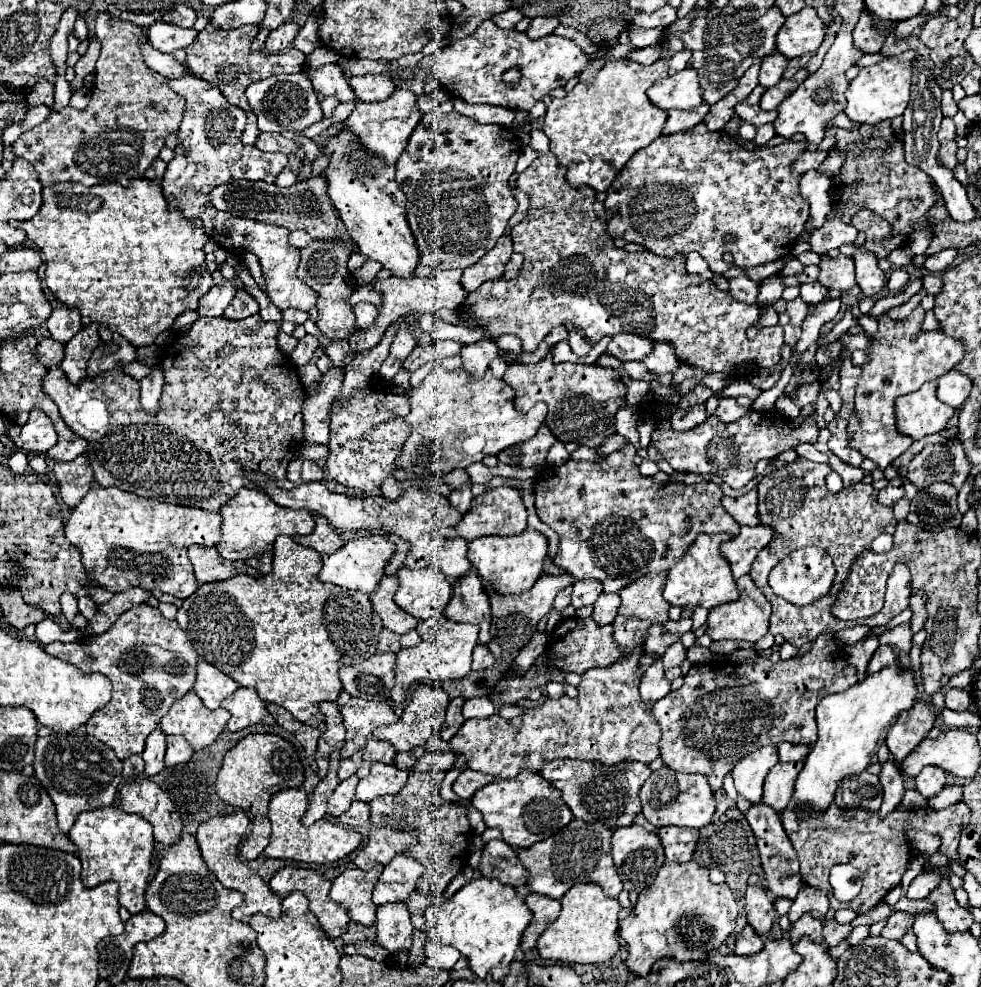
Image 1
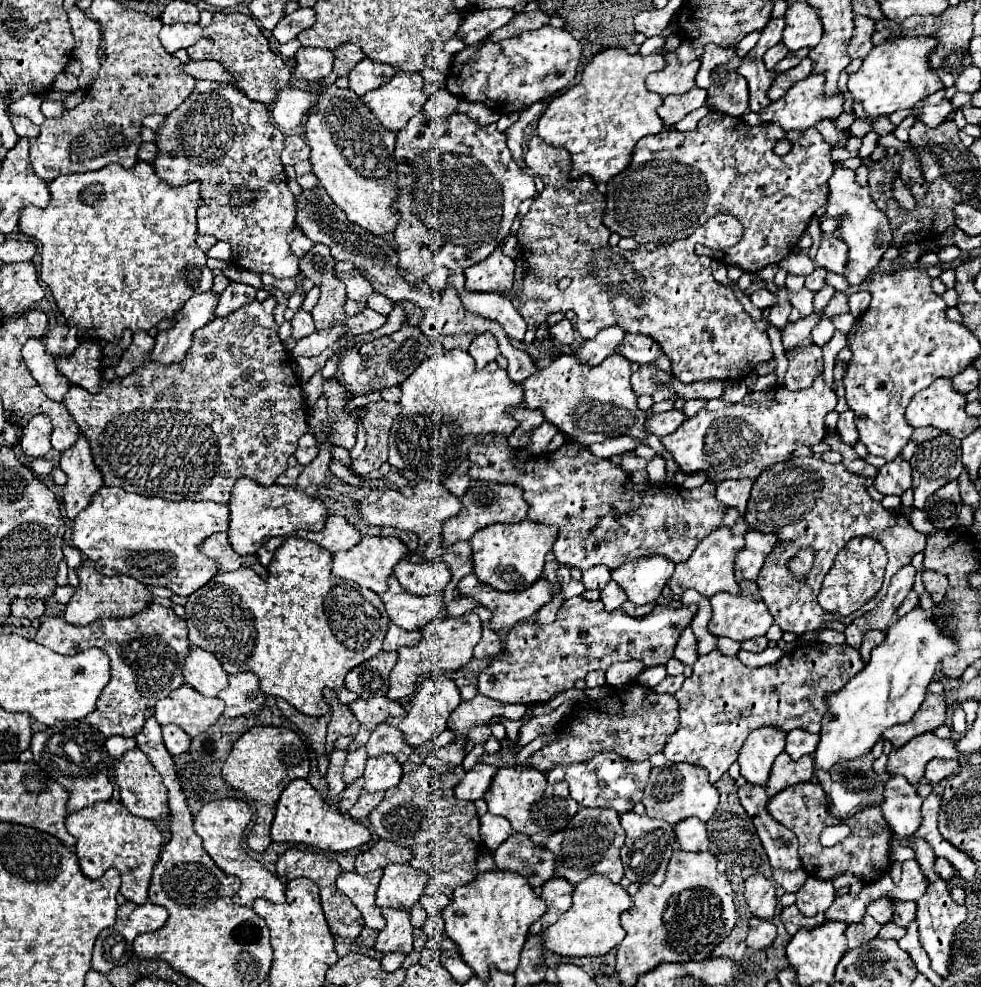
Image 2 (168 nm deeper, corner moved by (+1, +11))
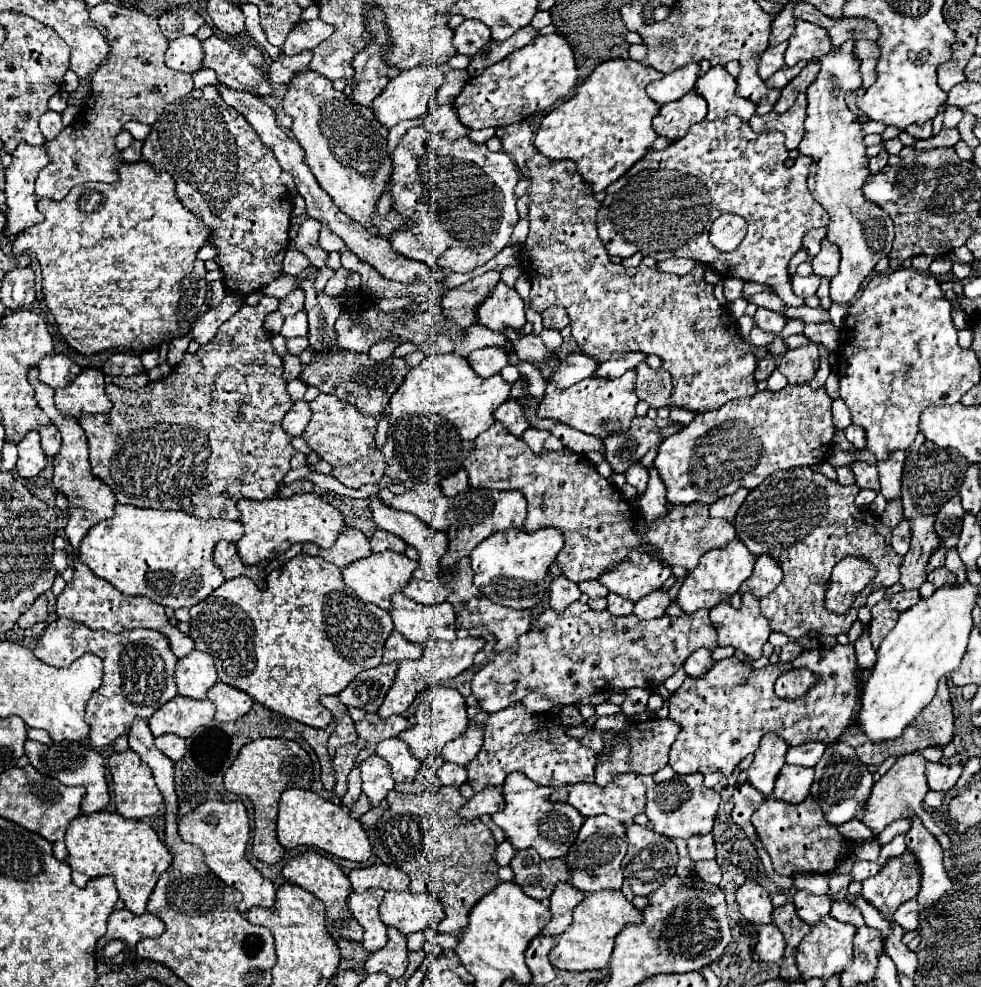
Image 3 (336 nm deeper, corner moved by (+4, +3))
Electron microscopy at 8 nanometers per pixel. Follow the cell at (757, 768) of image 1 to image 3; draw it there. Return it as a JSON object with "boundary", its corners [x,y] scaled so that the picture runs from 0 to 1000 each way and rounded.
{"boundary":[[[781,745],[775,751],[773,761],[769,763],[769,771],[762,777],[762,793],[771,797],[775,803],[785,805],[789,797],[789,789],[799,775],[799,767],[803,761],[803,753],[797,747]]]}

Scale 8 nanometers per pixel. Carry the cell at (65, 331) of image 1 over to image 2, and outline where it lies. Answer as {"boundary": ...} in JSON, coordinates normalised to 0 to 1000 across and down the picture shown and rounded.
{"boundary":[[[58,327],[46,341],[46,354],[52,362],[70,362],[78,350],[78,333],[72,329]]]}

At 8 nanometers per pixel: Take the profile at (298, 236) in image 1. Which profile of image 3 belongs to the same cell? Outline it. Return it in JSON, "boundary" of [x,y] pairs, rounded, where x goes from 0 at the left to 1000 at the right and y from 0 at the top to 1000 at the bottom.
{"boundary":[[[294,252],[292,258],[290,258],[290,277],[294,279],[304,279],[308,277],[312,271],[314,271],[314,262],[308,254],[302,254],[302,252]]]}

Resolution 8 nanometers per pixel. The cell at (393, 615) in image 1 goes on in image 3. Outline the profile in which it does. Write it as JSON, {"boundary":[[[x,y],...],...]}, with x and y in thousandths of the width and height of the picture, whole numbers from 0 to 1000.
{"boundary":[[[406,599],[400,603],[398,623],[402,629],[402,639],[410,641],[414,649],[432,651],[436,647],[465,647],[465,621],[457,609],[446,613],[430,613]]]}

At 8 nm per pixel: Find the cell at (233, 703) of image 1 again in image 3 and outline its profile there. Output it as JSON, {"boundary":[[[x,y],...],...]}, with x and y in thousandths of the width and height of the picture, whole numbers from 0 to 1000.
{"boundary":[[[220,692],[214,698],[212,708],[220,714],[220,730],[226,730],[226,733],[249,726],[259,714],[259,708],[255,708],[253,702],[228,692]]]}

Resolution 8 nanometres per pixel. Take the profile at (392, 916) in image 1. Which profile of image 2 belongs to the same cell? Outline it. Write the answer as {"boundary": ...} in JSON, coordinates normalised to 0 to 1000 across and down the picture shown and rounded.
{"boundary":[[[390,921],[394,939],[384,947],[382,964],[388,966],[419,966],[421,961],[421,939],[417,935],[417,925],[411,921]]]}

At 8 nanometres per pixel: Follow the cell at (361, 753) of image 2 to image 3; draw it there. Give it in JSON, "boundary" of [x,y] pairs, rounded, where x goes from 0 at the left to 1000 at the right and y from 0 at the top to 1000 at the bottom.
{"boundary":[[[359,777],[357,785],[355,785],[355,801],[353,805],[349,807],[349,816],[357,818],[369,803],[369,789],[367,789],[367,779],[365,777]]]}

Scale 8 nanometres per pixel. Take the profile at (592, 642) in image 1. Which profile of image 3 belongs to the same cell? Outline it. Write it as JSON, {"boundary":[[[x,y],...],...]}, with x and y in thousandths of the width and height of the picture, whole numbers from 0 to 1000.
{"boundary":[[[585,609],[585,611],[583,611],[575,621],[571,621],[571,623],[559,621],[559,617],[557,617],[555,621],[550,621],[550,623],[544,627],[542,635],[540,635],[532,645],[528,645],[528,656],[526,656],[526,660],[516,658],[516,660],[512,660],[512,662],[502,664],[499,670],[483,684],[483,688],[481,688],[481,704],[485,706],[485,710],[487,710],[487,714],[489,714],[491,720],[504,722],[504,720],[508,720],[508,718],[518,716],[518,714],[524,712],[524,710],[534,708],[536,702],[552,702],[552,704],[557,704],[557,708],[563,710],[563,712],[569,712],[569,714],[585,714],[587,710],[591,710],[591,708],[595,708],[595,706],[601,706],[601,704],[612,702],[612,700],[622,700],[622,698],[654,696],[654,698],[667,700],[667,698],[671,698],[671,696],[677,692],[679,686],[683,686],[689,678],[693,678],[693,676],[695,676],[695,670],[699,670],[699,666],[701,666],[707,658],[712,658],[712,656],[720,656],[720,658],[732,656],[732,653],[730,653],[730,637],[728,637],[726,631],[724,631],[724,619],[722,619],[722,617],[712,617],[712,619],[707,619],[707,621],[697,621],[697,623],[693,623],[693,625],[677,623],[677,625],[673,625],[673,627],[652,629],[652,627],[648,627],[646,623],[640,623],[640,625],[626,625],[626,623],[622,623],[620,619],[603,619],[599,613],[595,613],[595,611],[591,611],[591,609]]]}

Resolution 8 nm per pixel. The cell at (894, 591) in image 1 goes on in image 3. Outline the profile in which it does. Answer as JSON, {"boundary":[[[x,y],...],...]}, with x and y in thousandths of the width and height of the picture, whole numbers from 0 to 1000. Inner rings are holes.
{"boundary":[[[809,473],[785,481],[777,491],[762,499],[748,526],[752,546],[756,544],[756,550],[767,562],[787,562],[799,579],[795,593],[775,607],[775,617],[785,629],[787,639],[797,639],[809,649],[828,639],[834,643],[864,641],[866,633],[875,627],[875,615],[883,611],[885,603],[915,591],[922,564],[911,560],[907,552],[909,536],[895,524],[877,522],[877,516],[871,512],[875,497],[877,493],[873,489],[856,491],[826,473]],[[862,562],[879,562],[891,568],[895,574],[895,587],[875,603],[862,625],[852,625],[840,617],[840,597],[848,574]]]}

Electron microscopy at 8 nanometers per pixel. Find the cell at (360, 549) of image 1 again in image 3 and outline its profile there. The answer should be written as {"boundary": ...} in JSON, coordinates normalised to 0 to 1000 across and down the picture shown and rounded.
{"boundary":[[[389,558],[389,560],[379,560],[377,564],[365,566],[359,572],[353,572],[349,576],[349,589],[369,607],[377,609],[389,617],[398,617],[398,605],[408,599],[420,585],[422,576],[426,574],[426,568],[416,566],[414,562],[406,562],[402,558]]]}

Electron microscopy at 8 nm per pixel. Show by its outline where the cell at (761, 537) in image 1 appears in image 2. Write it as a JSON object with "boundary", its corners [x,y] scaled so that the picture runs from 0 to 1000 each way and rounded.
{"boundary":[[[764,536],[764,540],[759,542],[759,556],[751,562],[749,566],[749,585],[751,589],[772,589],[776,572],[780,570],[780,564],[788,558],[788,552],[792,552],[792,542],[784,540],[772,540],[768,536]]]}

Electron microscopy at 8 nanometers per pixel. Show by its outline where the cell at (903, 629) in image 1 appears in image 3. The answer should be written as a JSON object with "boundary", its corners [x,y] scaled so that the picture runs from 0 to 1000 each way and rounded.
{"boundary":[[[928,597],[928,599],[917,599],[917,601],[911,601],[909,607],[907,607],[907,615],[915,621],[922,621],[924,617],[928,617],[932,611],[936,611],[938,607],[938,601],[934,597]]]}

